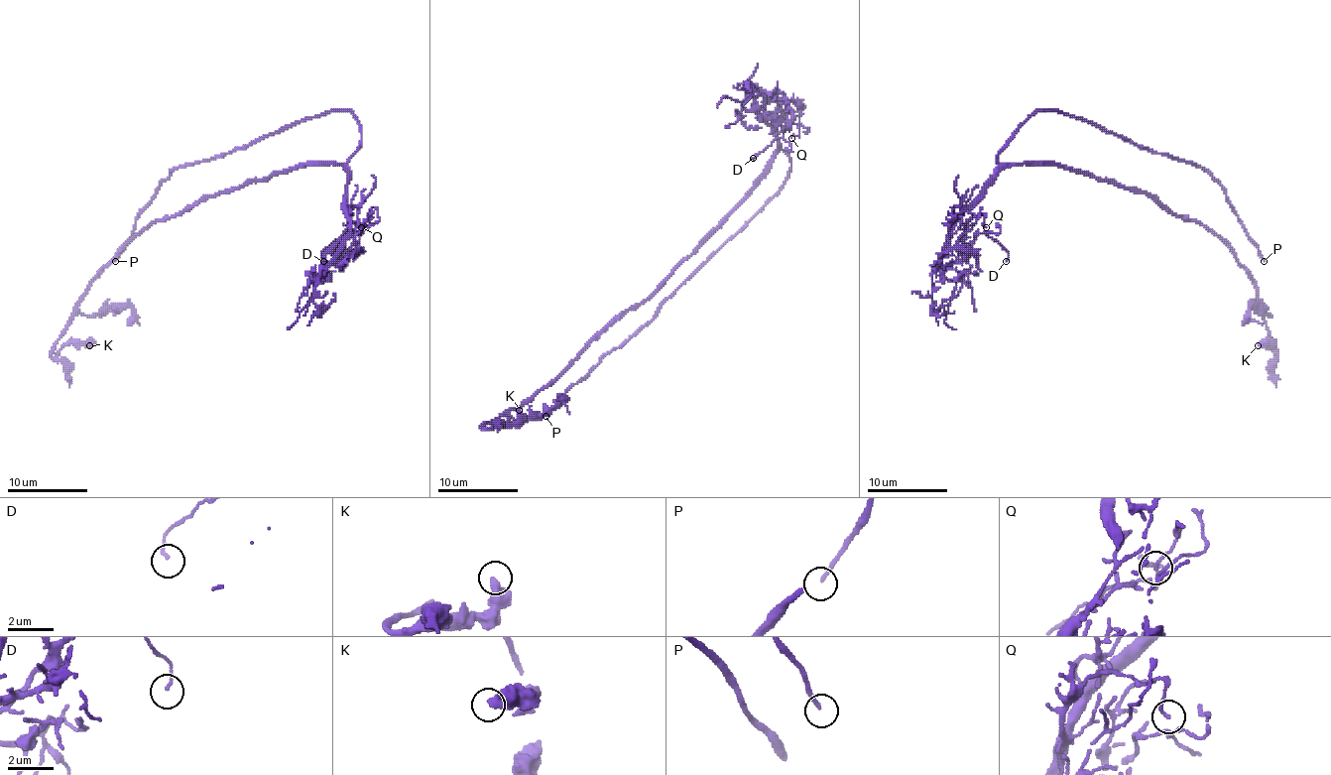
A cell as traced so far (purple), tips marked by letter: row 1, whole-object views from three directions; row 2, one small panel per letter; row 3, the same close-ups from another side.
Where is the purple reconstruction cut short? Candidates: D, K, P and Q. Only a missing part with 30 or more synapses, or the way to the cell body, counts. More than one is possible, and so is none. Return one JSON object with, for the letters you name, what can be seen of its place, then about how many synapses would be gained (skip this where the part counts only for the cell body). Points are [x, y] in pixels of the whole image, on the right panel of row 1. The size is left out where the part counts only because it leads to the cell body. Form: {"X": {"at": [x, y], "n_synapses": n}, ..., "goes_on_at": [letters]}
{"P": {"at": [1264, 261]}, "goes_on_at": ["P"]}

